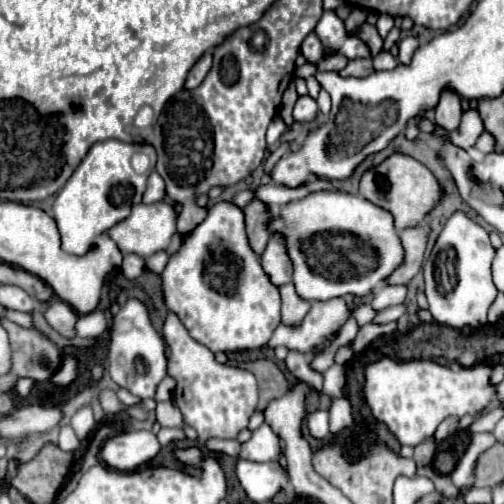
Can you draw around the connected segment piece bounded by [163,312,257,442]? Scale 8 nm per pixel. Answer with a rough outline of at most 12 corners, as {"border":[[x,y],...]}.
{"border":[[175,314],[173,402],[207,438],[237,438],[257,408],[251,372],[219,364]]}

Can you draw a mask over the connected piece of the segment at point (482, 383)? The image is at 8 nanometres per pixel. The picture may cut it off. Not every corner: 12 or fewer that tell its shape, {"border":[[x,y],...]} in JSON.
{"border":[[381,358],[363,396],[401,444],[495,398],[491,368]]}

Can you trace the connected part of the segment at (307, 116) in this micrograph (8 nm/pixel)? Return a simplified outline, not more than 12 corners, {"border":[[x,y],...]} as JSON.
{"border":[[301,96],[293,108],[293,120],[313,120],[319,106],[311,96]]}

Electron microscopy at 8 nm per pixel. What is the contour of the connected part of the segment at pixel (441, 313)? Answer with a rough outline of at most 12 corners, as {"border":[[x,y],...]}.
{"border":[[463,212],[423,266],[433,320],[487,324],[489,234]]}

